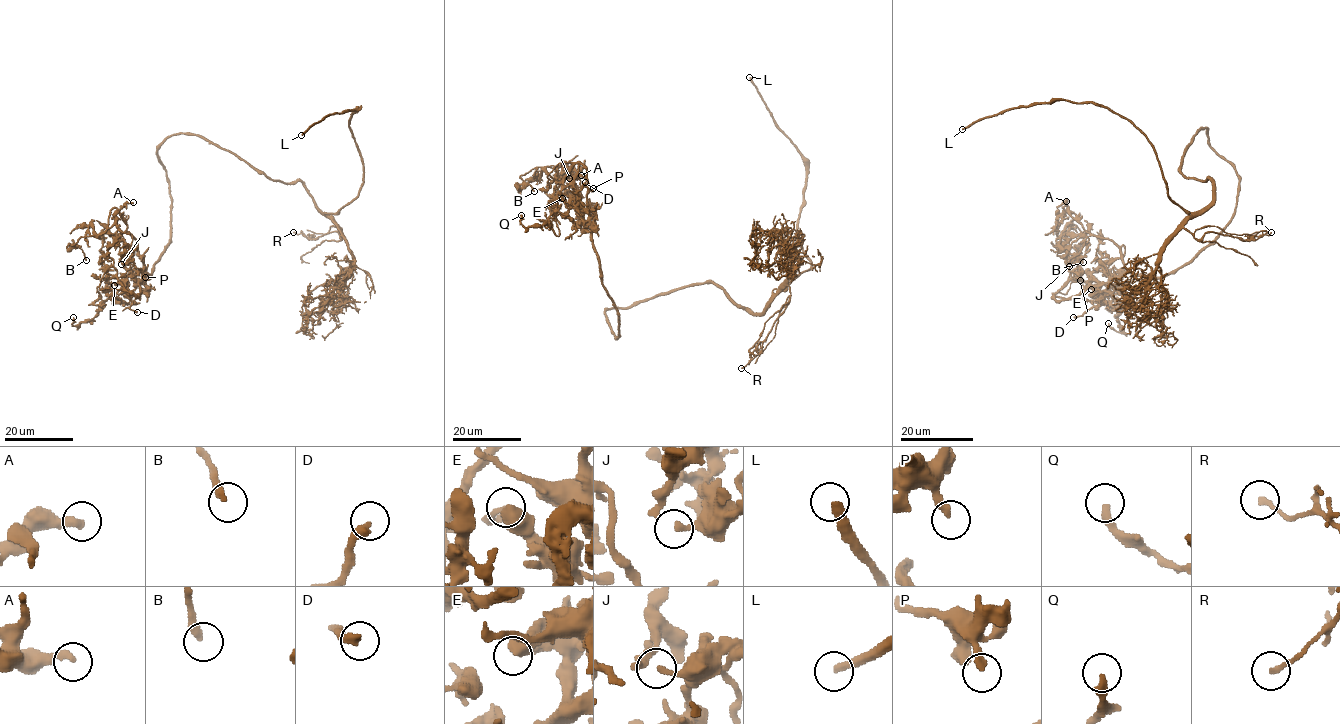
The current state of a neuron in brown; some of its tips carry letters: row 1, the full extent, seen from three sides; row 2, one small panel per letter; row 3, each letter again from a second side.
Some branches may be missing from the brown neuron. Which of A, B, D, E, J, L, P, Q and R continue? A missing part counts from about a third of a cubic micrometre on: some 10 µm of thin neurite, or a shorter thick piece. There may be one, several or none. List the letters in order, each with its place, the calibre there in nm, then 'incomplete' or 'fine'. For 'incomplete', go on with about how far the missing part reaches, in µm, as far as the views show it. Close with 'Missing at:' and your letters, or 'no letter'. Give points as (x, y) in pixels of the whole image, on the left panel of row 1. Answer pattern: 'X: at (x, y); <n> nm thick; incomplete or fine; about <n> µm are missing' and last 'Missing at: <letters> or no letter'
A: at (133, 202); 300 nm thick; fine
B: at (86, 260); 280 nm thick; fine
D: at (137, 312); 340 nm thick; fine
E: at (114, 285); 550 nm thick; fine
J: at (121, 264); 170 nm thick; fine
L: at (301, 135); 360 nm thick; incomplete; about 40 µm are missing
P: at (145, 277); 280 nm thick; fine
Q: at (73, 317); 320 nm thick; fine
R: at (293, 232); 190 nm thick; fine
Missing at: L

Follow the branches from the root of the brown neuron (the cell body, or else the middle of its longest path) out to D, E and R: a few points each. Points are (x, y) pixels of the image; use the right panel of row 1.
D: (1200, 130), (1239, 179), (1231, 220), (1163, 275), (1124, 273), (1103, 298), (1084, 287), (1093, 305), (1073, 317)
E: (1200, 130), (1239, 179), (1231, 220), (1175, 270), (1124, 273), (1103, 298), (1091, 289)
R: (1200, 130), (1180, 171), (1209, 178), (1212, 200), (1184, 227), (1197, 239), (1271, 232)

